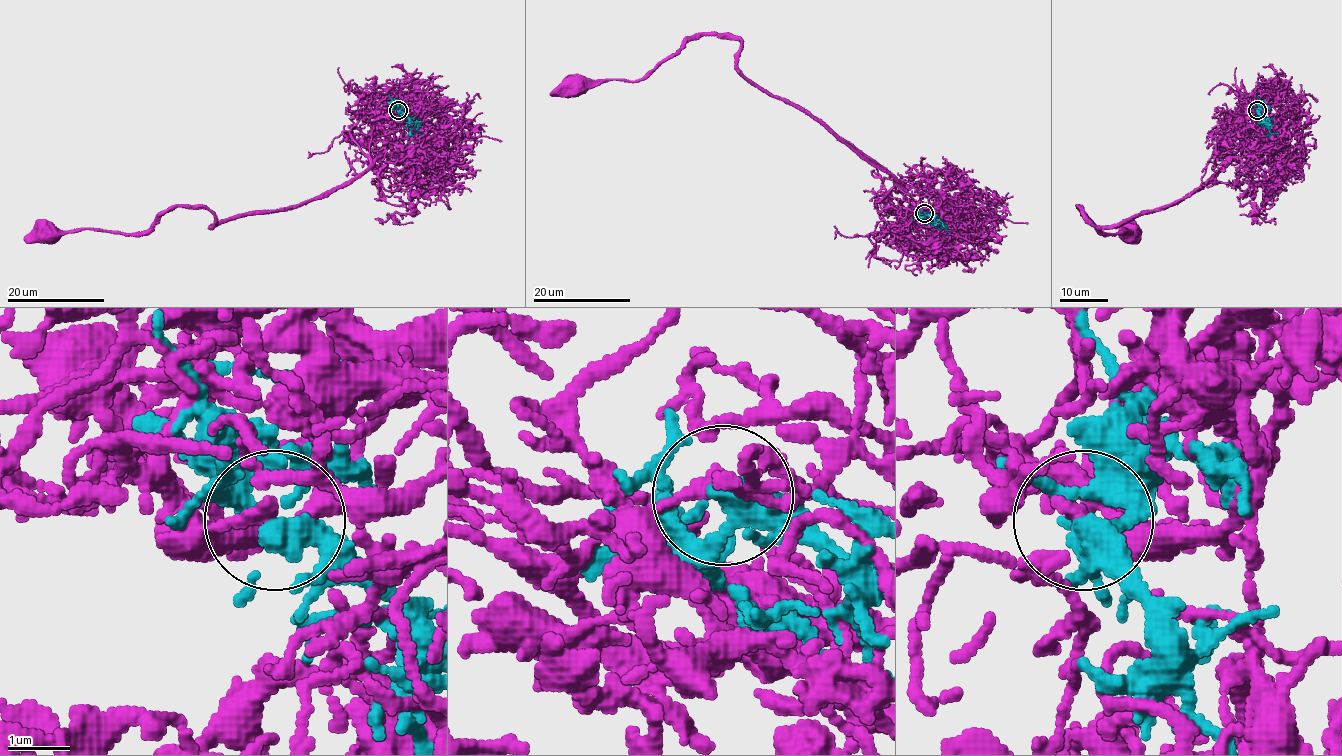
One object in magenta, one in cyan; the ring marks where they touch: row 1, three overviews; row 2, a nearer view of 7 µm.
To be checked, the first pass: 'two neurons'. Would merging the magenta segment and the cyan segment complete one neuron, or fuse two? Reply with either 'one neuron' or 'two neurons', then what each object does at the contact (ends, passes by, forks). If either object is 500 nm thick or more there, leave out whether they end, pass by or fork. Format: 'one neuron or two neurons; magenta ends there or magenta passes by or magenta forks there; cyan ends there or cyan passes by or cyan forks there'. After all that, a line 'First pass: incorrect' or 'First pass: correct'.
two neurons; magenta passes by; cyan forks there
First pass: correct

